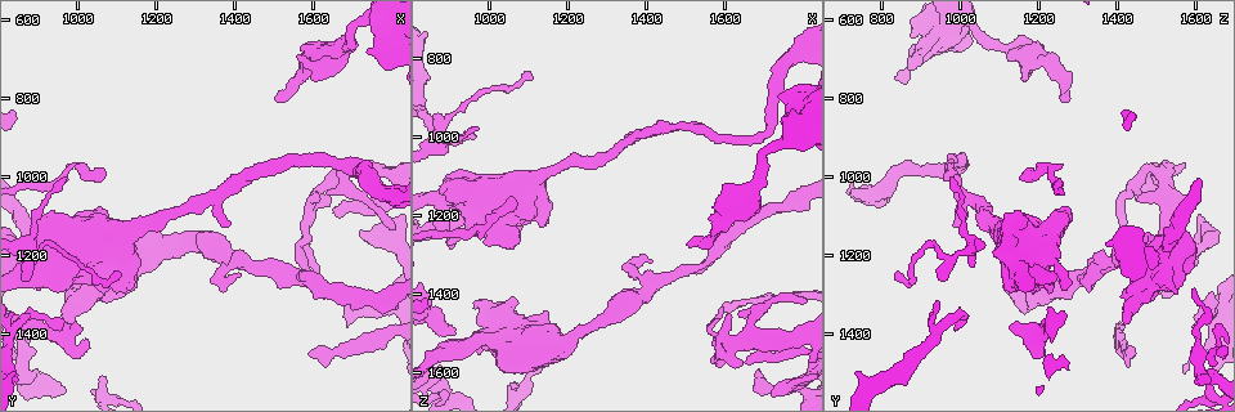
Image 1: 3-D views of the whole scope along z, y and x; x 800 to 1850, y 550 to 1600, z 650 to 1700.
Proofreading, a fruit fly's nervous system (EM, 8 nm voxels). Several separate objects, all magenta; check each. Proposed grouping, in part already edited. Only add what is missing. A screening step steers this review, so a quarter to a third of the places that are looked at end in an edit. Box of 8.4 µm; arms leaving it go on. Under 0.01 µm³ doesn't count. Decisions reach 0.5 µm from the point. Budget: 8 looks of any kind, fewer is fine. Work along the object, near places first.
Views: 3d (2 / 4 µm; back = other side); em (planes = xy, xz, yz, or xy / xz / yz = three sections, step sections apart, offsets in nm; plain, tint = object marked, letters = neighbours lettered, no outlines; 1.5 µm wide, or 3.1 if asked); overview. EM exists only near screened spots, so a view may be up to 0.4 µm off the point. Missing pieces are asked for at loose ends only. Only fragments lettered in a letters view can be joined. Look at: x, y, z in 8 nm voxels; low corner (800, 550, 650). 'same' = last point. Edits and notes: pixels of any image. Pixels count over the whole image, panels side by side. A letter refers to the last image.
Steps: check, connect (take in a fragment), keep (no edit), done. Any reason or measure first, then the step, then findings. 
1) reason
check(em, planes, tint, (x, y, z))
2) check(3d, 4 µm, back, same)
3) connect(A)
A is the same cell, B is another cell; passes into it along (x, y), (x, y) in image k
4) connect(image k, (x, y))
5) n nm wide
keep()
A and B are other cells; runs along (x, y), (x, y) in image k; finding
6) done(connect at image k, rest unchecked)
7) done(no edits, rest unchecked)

free end
check(3d, 4 µm, (955, 1380, 990))

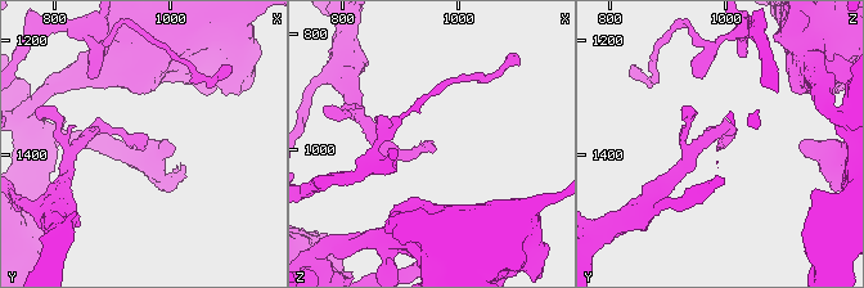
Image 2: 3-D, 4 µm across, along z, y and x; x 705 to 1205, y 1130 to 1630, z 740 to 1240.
check(em, planes, letters, (960, 1375, 995))

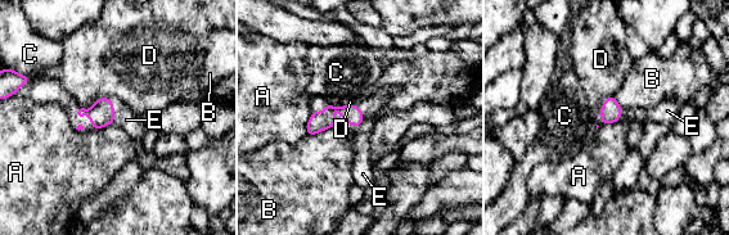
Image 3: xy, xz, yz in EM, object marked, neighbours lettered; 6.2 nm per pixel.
connect(E)
E is the same cell, A, B, C and D are other cells; the neuron continues

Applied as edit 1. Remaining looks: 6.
check(overview)

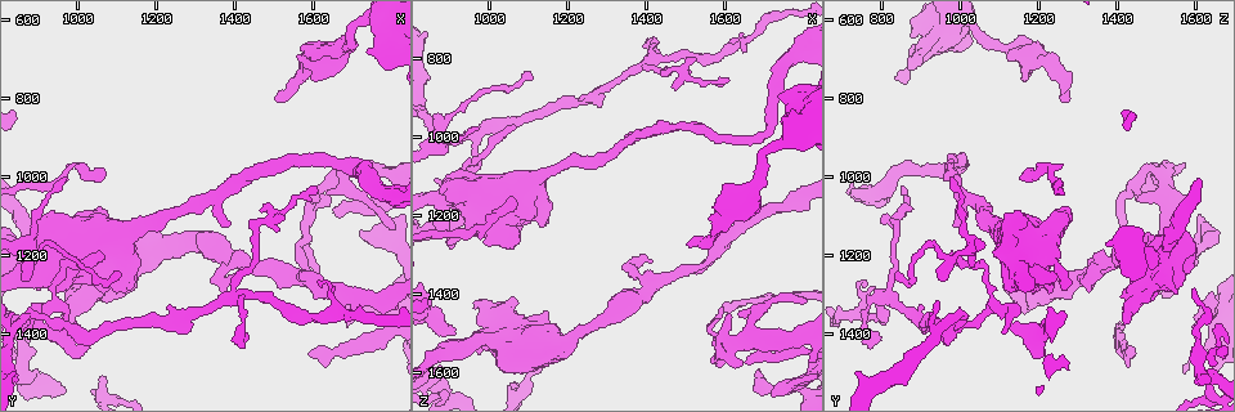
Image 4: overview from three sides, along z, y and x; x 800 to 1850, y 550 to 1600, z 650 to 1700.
branch stops here
check(em, xy, step 8, letters, (1375, 1135, 985))

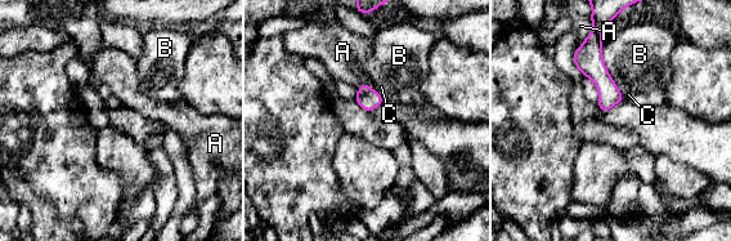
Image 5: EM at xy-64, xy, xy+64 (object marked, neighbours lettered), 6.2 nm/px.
cut it another way
check(em, planes, letters, same)

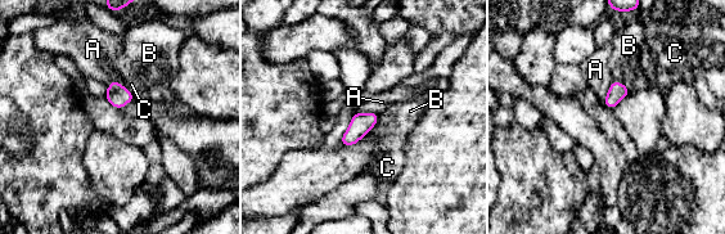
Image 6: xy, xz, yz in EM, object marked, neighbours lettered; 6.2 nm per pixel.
110 nm wide
keep()
A, B and C are other cells; border along (356, 112), (378, 113) in image 6; no lettered fragment goes on from it

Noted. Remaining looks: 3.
free end
check(em, planes, letters, (1610, 1065, 1455))

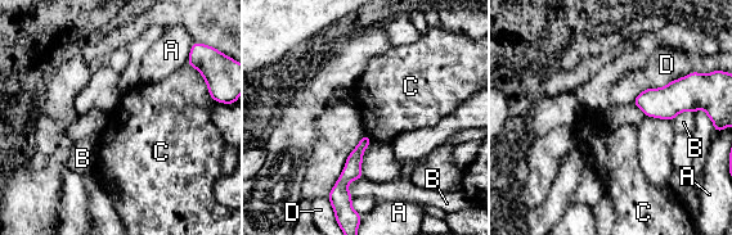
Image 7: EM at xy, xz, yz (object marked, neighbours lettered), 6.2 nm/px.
keep()
A, B, C and D are other cells; border along (364, 134), (371, 141) in image 7; none of them fits

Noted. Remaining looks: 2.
done(connect at image 3, rest unchecked)

